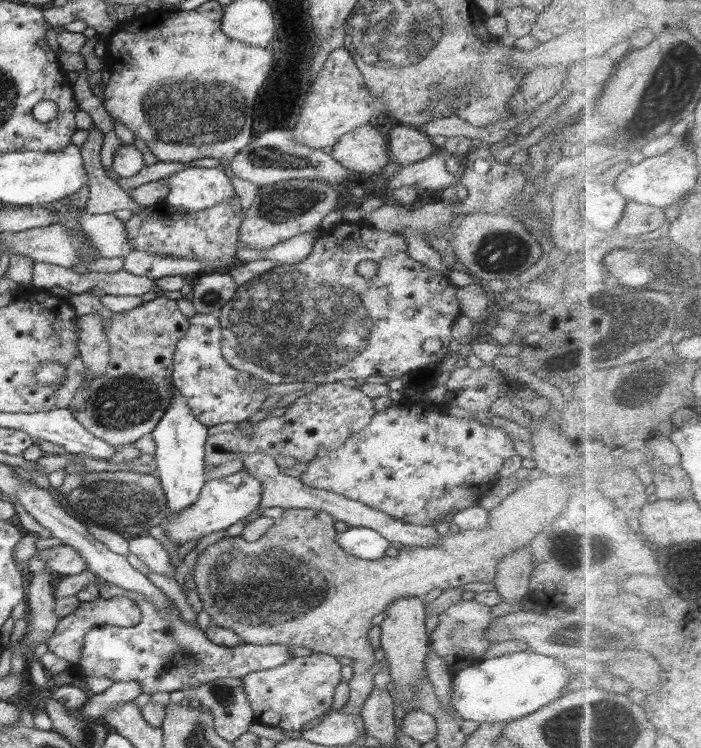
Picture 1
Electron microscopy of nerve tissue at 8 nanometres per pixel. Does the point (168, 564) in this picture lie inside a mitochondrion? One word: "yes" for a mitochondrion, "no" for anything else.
no

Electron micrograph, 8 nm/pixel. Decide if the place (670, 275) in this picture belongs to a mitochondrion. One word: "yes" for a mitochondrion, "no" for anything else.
yes

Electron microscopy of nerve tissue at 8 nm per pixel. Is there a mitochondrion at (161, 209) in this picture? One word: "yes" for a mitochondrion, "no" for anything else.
no

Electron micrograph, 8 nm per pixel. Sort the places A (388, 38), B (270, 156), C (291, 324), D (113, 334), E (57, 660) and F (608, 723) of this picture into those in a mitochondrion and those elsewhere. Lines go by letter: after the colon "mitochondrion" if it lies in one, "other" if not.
A: mitochondrion
B: mitochondrion
C: mitochondrion
D: other
E: other
F: mitochondrion

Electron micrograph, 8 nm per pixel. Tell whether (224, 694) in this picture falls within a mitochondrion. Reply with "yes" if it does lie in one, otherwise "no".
yes

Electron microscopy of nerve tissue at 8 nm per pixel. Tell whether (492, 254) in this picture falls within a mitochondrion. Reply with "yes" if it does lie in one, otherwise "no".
yes

